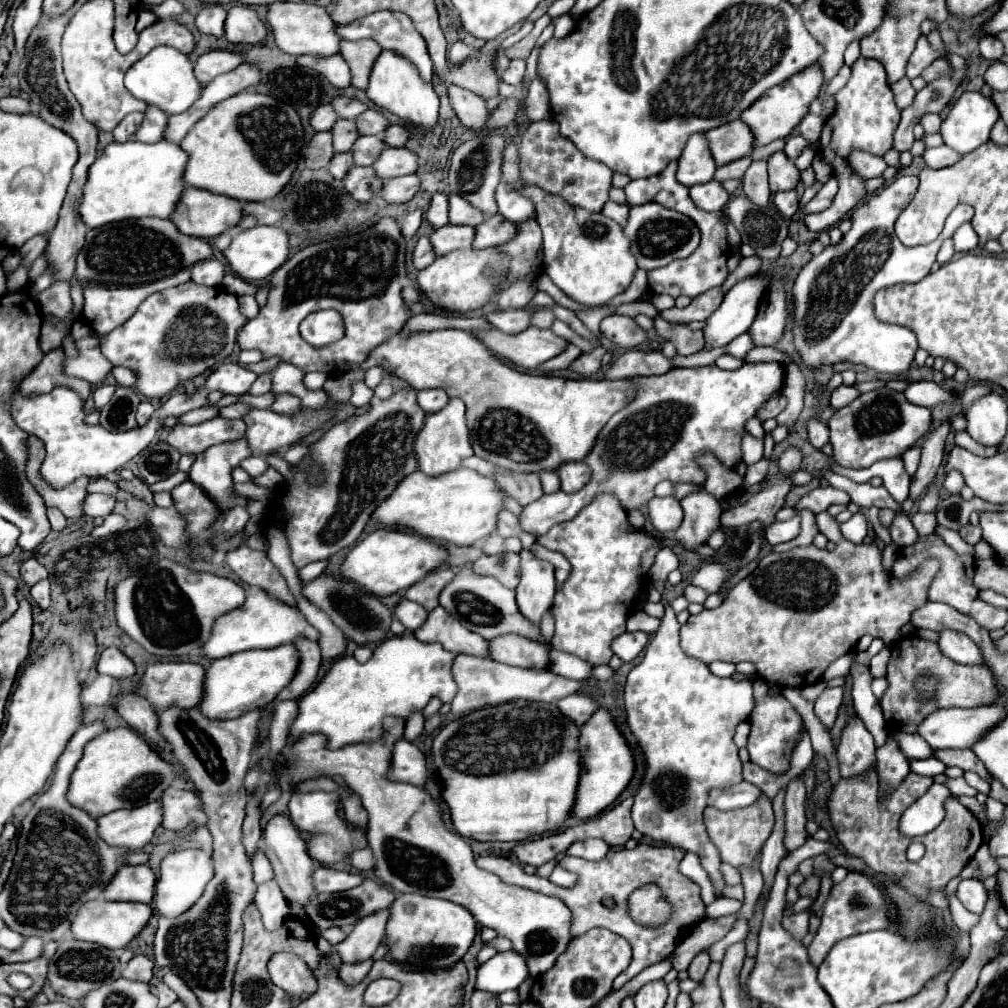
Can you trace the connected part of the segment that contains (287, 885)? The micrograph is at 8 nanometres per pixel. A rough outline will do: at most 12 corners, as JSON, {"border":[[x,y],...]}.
{"border":[[286,814],[264,828],[264,854],[282,894],[304,906],[314,860]]}

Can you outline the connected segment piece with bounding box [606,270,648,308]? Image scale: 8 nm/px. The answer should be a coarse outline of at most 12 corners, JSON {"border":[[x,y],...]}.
{"border":[[636,270],[630,284],[606,306],[634,302],[648,292],[646,270]]}

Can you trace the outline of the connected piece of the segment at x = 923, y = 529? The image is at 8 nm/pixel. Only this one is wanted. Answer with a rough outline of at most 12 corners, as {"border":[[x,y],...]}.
{"border":[[916,512],[912,524],[918,534],[932,534],[936,528],[934,512]]}

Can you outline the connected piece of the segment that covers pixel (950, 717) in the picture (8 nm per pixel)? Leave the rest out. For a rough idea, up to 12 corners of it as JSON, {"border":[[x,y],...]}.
{"border":[[936,710],[918,734],[936,748],[970,748],[1006,710]]}

